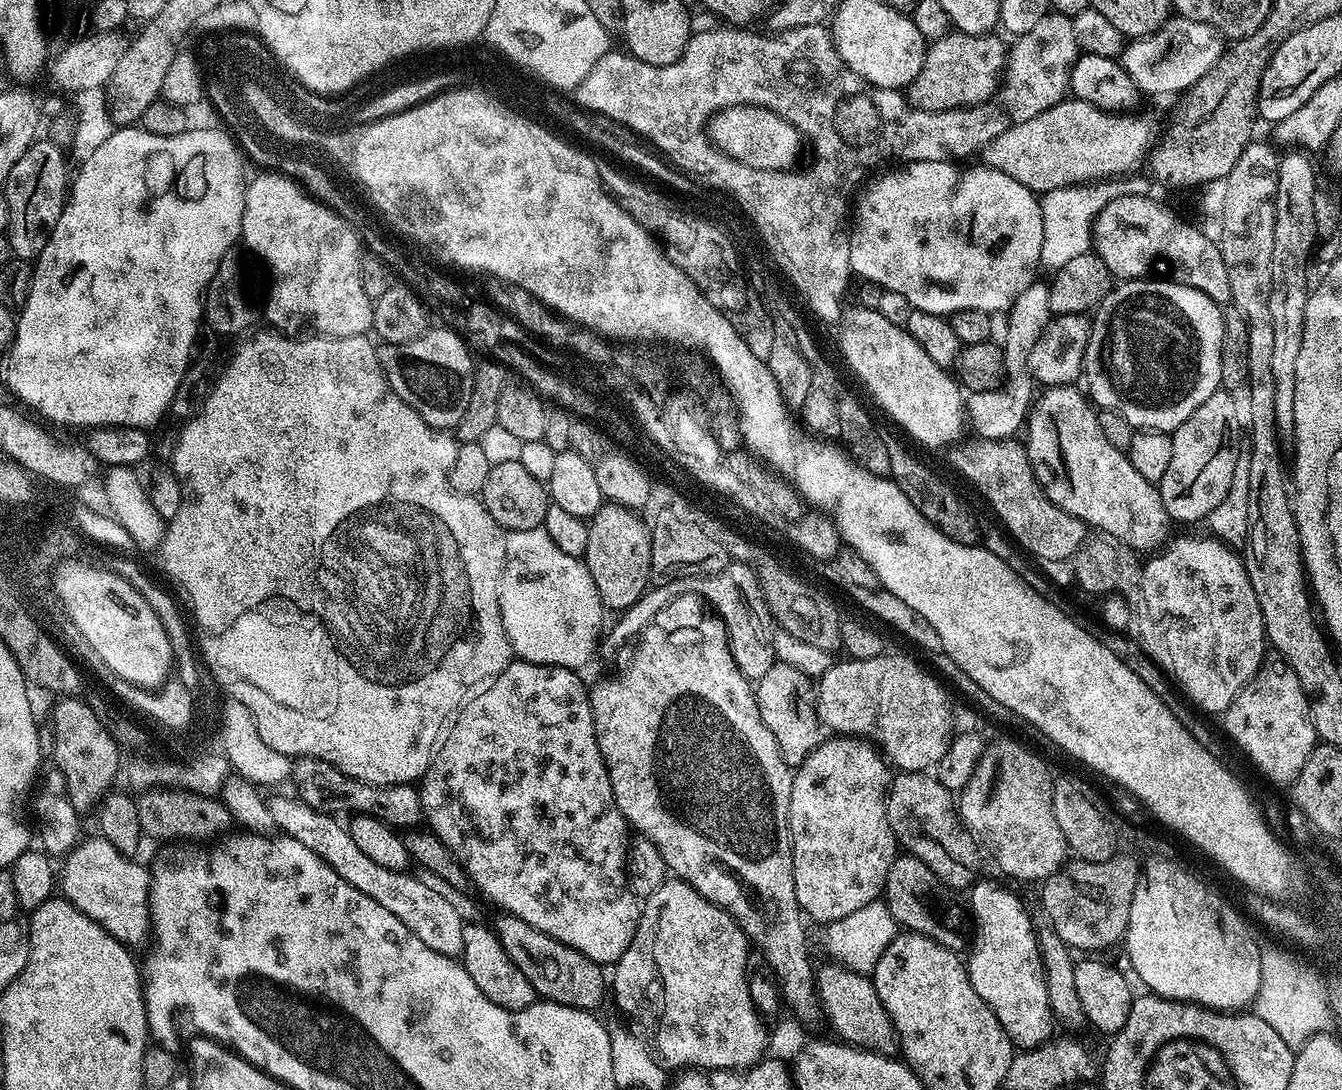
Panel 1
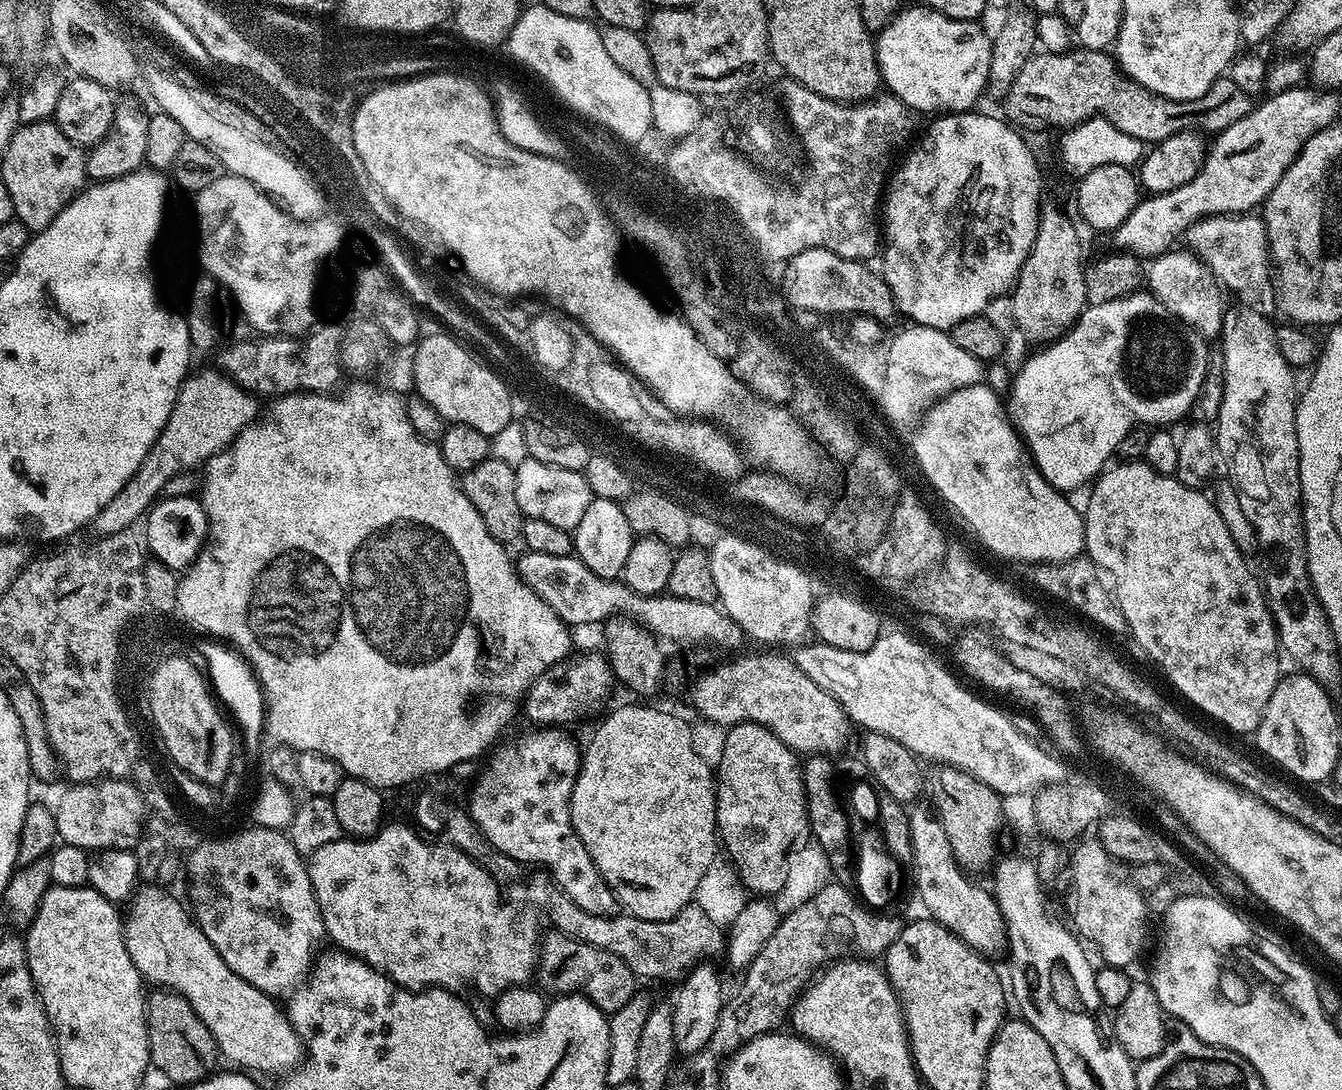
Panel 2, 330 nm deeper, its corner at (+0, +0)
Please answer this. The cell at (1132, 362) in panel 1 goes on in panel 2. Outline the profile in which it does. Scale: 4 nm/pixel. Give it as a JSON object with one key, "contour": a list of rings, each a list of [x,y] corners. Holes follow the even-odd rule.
{"contour":[[[1137,290],[1128,293],[1126,296],[1119,296],[1117,300],[1102,302],[1085,307],[1084,313],[1077,318],[1075,324],[1060,337],[1059,340],[1053,340],[1047,346],[1039,349],[1037,356],[1032,356],[1020,368],[1020,373],[1016,376],[1016,381],[1012,384],[1012,397],[1006,400],[1006,411],[1020,433],[1021,441],[1026,445],[1031,457],[1045,480],[1055,488],[1061,488],[1064,484],[1073,484],[1077,490],[1091,485],[1099,477],[1100,473],[1105,471],[1108,459],[1116,456],[1116,447],[1126,434],[1137,426],[1148,426],[1151,420],[1157,420],[1157,425],[1172,426],[1175,420],[1180,420],[1185,415],[1191,413],[1192,405],[1196,403],[1198,394],[1202,390],[1202,378],[1206,378],[1206,366],[1208,365],[1208,353],[1210,344],[1199,332],[1189,328],[1187,324],[1176,319],[1162,302],[1158,302],[1156,297],[1147,290]]]}

